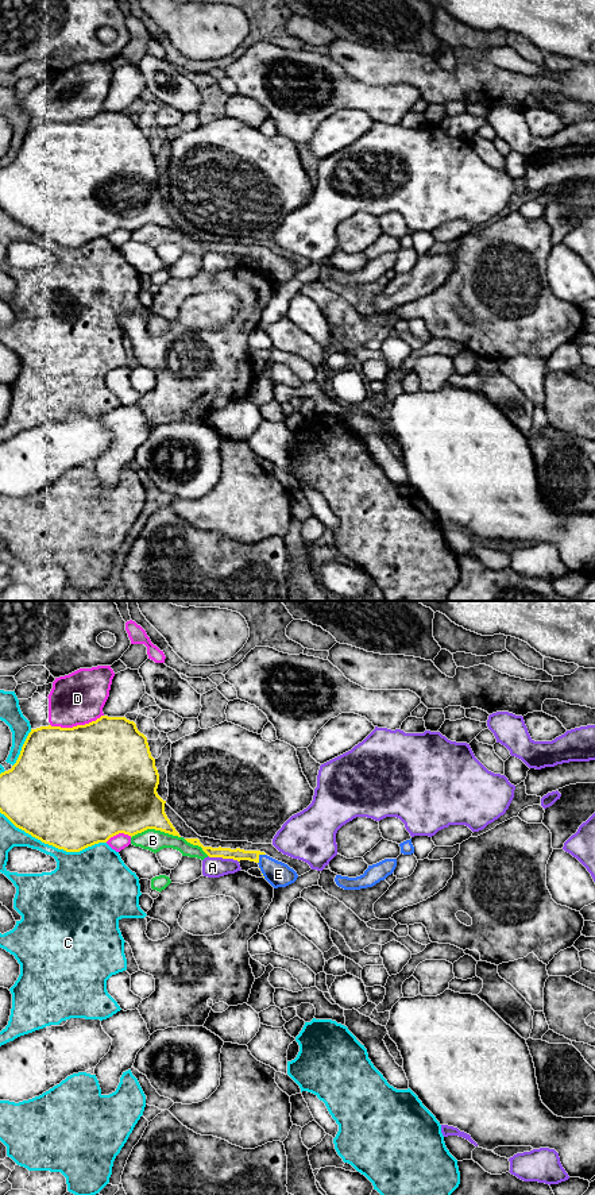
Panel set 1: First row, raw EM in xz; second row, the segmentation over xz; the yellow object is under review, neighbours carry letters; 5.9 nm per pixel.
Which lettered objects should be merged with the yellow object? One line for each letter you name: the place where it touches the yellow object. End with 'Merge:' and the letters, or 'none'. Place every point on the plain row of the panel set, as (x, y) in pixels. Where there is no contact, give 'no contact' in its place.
E: xz (258, 253)
Merge: E

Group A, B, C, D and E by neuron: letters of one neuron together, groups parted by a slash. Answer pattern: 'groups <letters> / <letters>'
groups A / B / C / D / E

